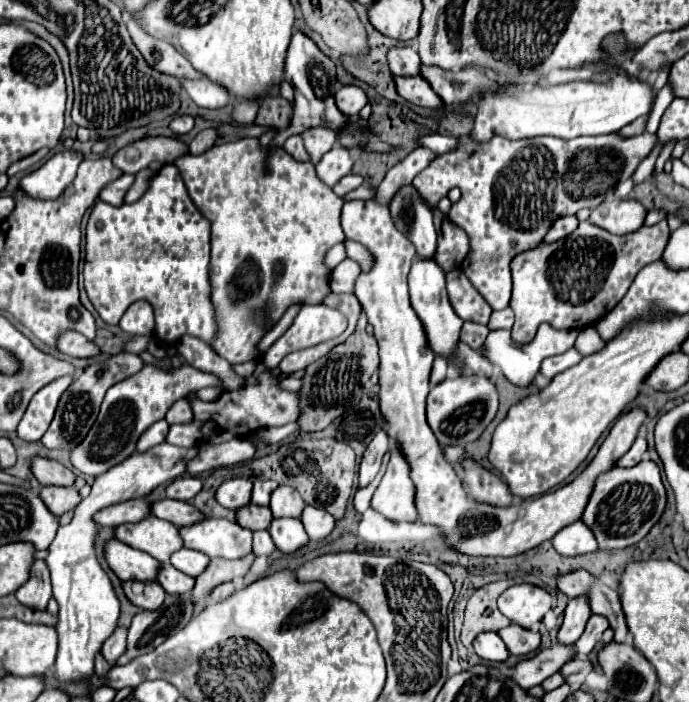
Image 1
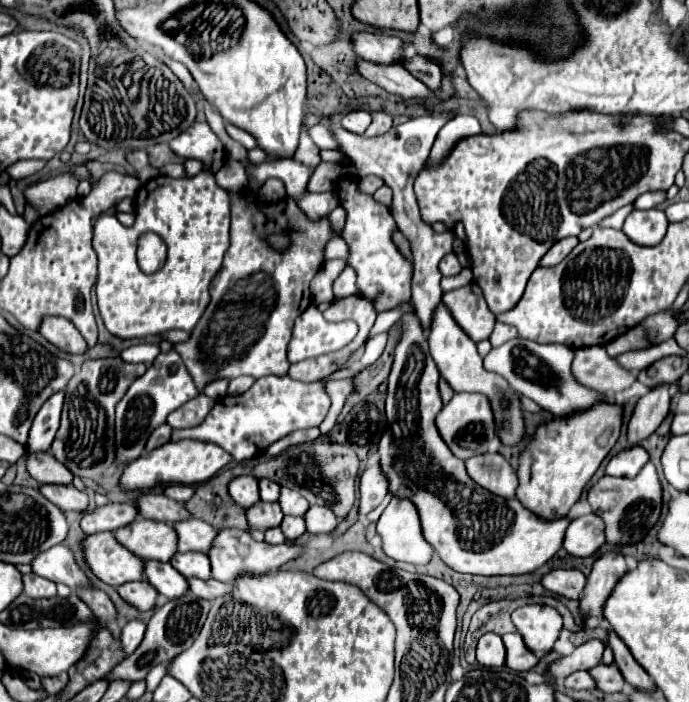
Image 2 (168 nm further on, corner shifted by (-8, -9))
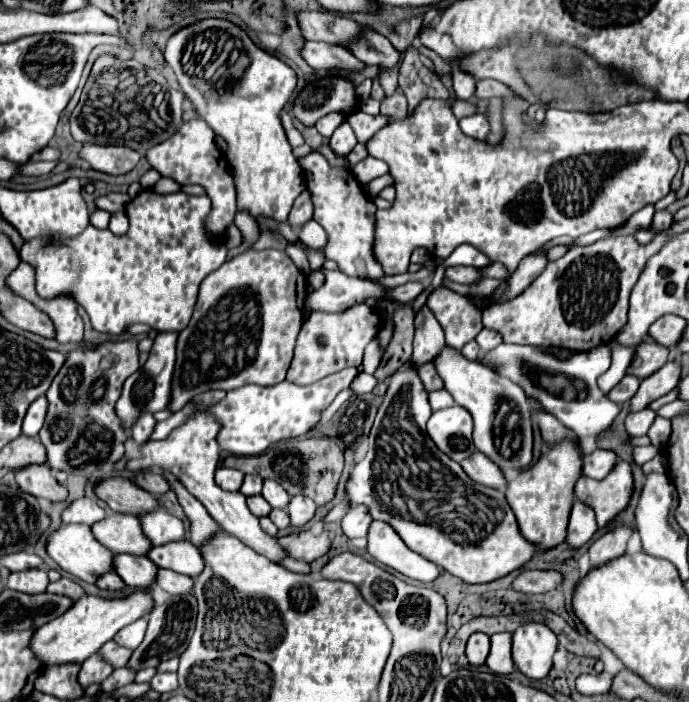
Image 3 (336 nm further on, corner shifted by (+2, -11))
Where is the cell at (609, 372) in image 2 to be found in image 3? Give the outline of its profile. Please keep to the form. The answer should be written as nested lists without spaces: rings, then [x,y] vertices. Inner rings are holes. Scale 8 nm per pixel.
[[[624,376],[624,378],[620,380],[620,384],[610,390],[608,398],[610,398],[612,402],[616,402],[616,404],[624,404],[624,402],[628,402],[628,400],[636,394],[638,386],[640,386],[640,380],[638,380],[636,376]]]

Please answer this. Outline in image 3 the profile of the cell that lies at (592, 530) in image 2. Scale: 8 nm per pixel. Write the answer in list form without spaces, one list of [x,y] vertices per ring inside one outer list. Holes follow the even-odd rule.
[[[574,502],[572,504],[572,512],[570,512],[570,524],[568,524],[568,538],[566,542],[574,548],[584,546],[594,532],[598,530],[596,526],[596,518],[594,518],[594,510],[582,502]]]

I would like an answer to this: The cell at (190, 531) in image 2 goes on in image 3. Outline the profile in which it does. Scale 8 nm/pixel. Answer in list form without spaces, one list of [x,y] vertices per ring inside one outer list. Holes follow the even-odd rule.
[[[158,508],[154,512],[146,512],[138,516],[140,524],[142,524],[142,532],[144,536],[154,544],[166,544],[166,542],[174,542],[174,540],[184,540],[186,538],[186,530],[182,520],[170,516],[166,510]]]

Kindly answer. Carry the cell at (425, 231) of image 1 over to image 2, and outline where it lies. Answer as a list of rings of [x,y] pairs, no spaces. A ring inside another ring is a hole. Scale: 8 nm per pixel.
[[[454,252],[446,254],[440,260],[440,272],[442,272],[442,276],[452,276],[452,274],[458,274],[460,270],[462,270],[462,266],[460,266],[460,262],[458,262],[458,258],[456,258]]]

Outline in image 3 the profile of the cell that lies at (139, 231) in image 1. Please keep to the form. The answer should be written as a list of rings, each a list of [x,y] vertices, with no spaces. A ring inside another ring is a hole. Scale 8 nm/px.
[[[142,190],[140,194],[144,194],[144,198],[142,198],[142,196],[136,196],[136,198],[128,204],[128,208],[126,208],[128,218],[130,218],[130,230],[128,230],[128,234],[124,234],[124,236],[114,236],[110,230],[98,230],[98,228],[94,228],[94,226],[88,226],[80,236],[74,236],[74,238],[34,238],[34,240],[28,240],[28,242],[24,242],[22,252],[20,252],[20,258],[22,258],[24,262],[28,262],[28,264],[34,268],[34,272],[36,272],[36,292],[38,292],[40,298],[50,300],[50,298],[58,295],[70,294],[70,296],[76,300],[76,304],[80,304],[80,306],[86,310],[86,314],[90,316],[92,328],[98,330],[98,332],[104,332],[104,334],[112,334],[112,336],[122,334],[126,326],[136,324],[136,322],[138,322],[138,324],[148,324],[148,326],[154,328],[154,330],[180,332],[180,330],[186,328],[186,324],[190,322],[190,316],[192,316],[192,310],[194,310],[194,304],[196,304],[196,296],[198,296],[200,282],[202,282],[210,272],[214,272],[216,268],[220,268],[220,266],[226,262],[226,246],[224,246],[222,242],[214,242],[214,240],[208,236],[206,228],[204,228],[204,218],[206,218],[206,214],[208,214],[210,208],[212,208],[212,202],[210,202],[208,196],[188,196],[188,194],[184,194],[184,192],[174,192],[174,194],[162,196],[162,194],[156,194],[156,192],[152,192],[152,190]]]

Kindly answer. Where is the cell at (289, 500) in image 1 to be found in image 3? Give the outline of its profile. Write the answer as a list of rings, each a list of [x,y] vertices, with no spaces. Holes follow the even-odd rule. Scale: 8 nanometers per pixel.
[[[264,480],[262,496],[266,498],[266,502],[268,502],[272,508],[286,508],[286,504],[290,502],[288,492],[286,492],[278,482],[274,482],[274,480]]]

